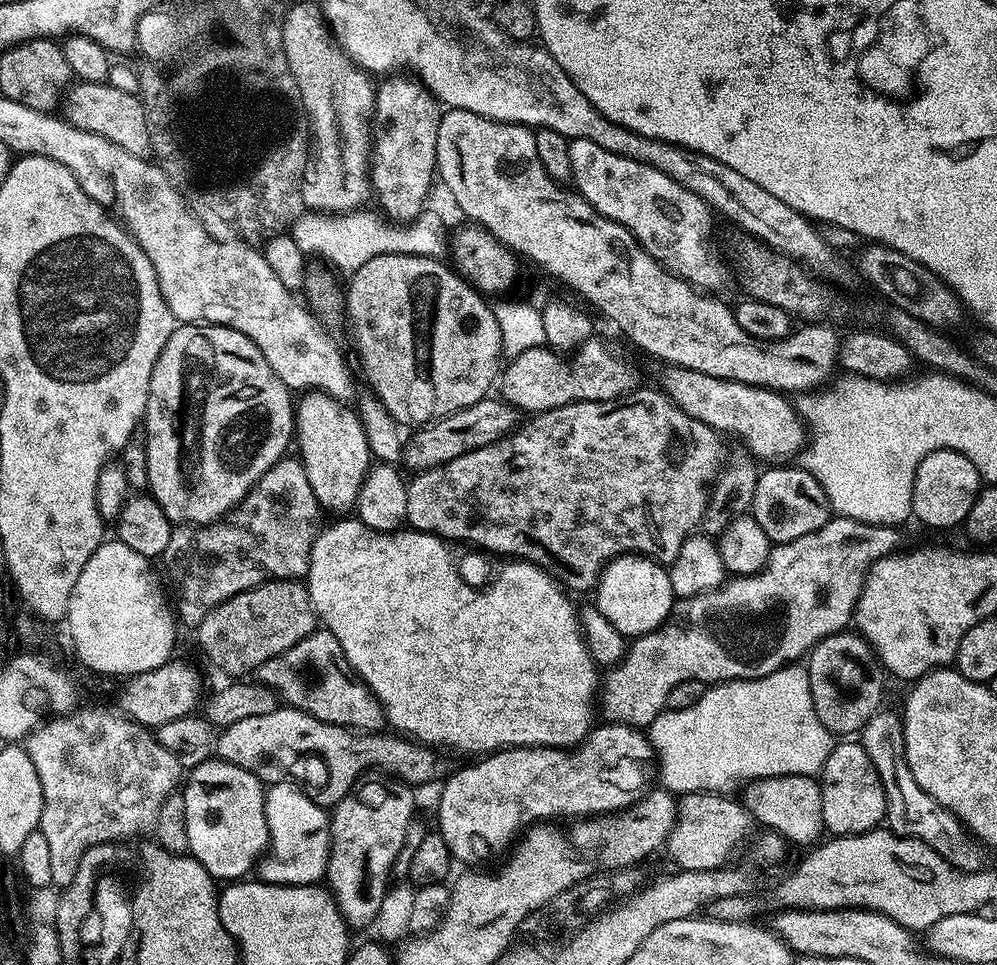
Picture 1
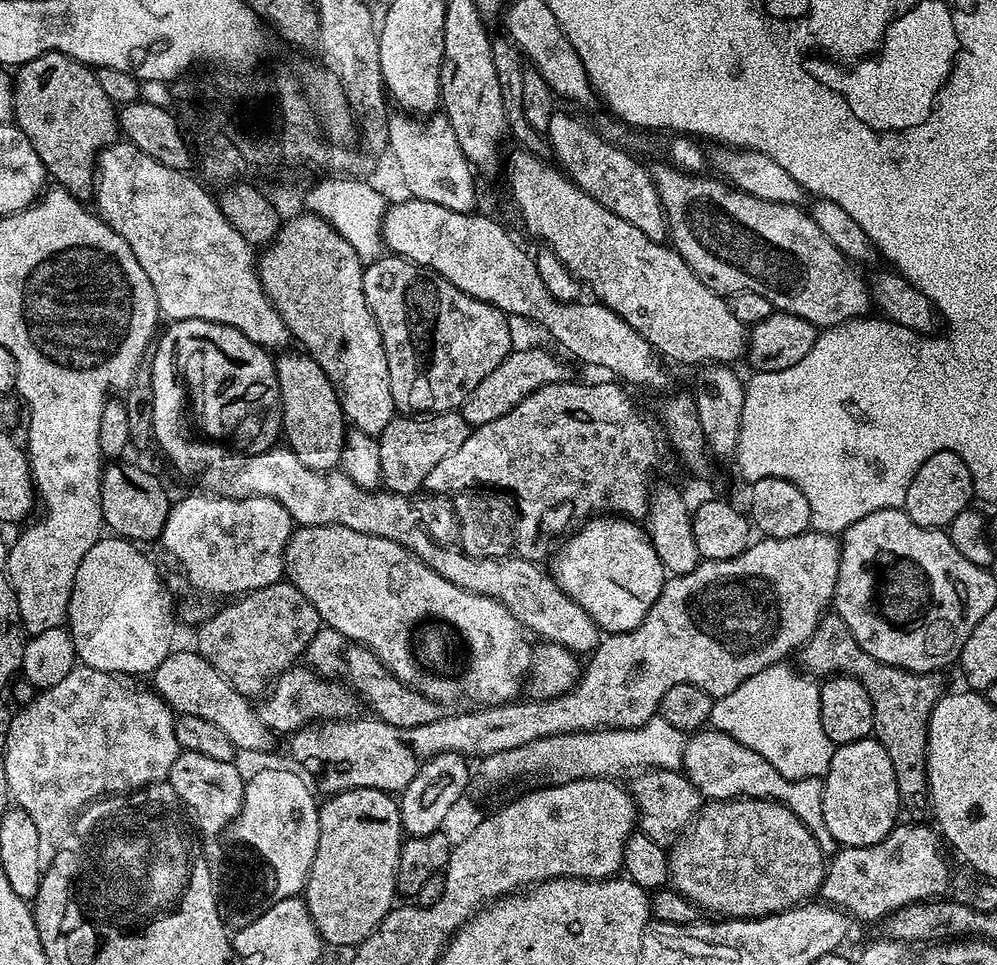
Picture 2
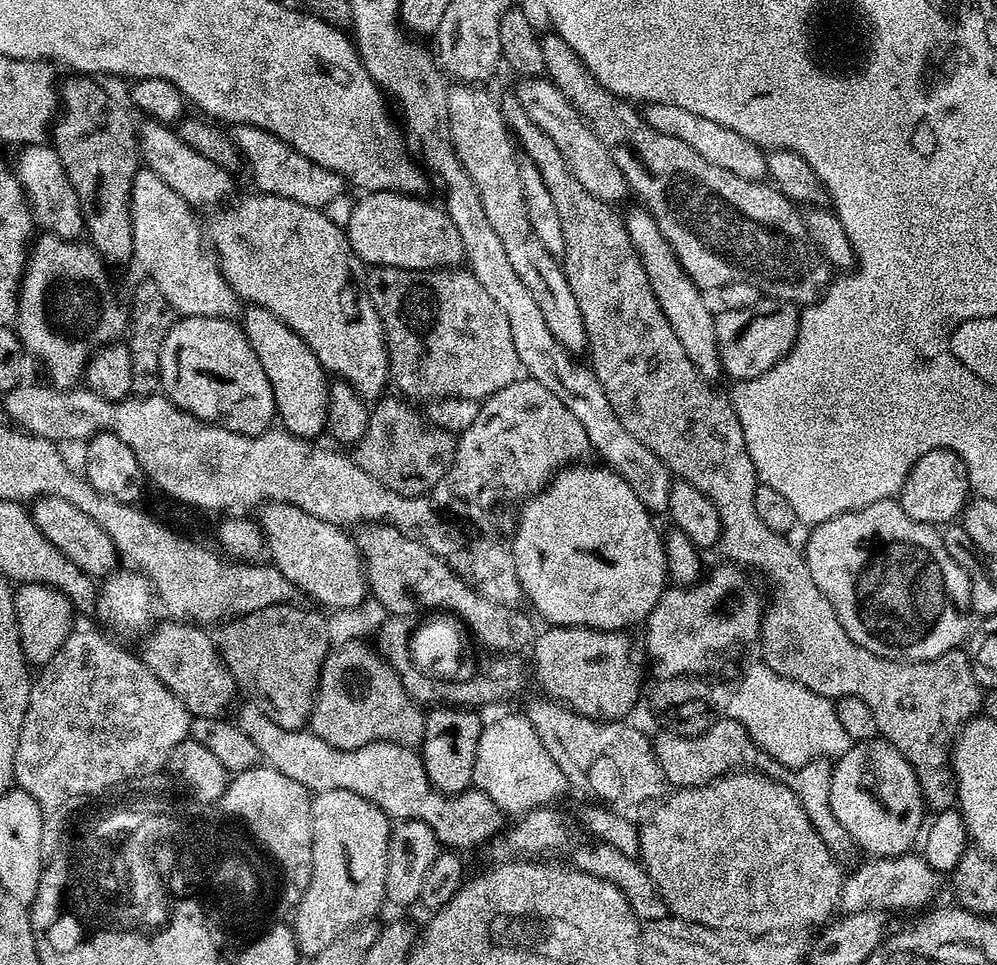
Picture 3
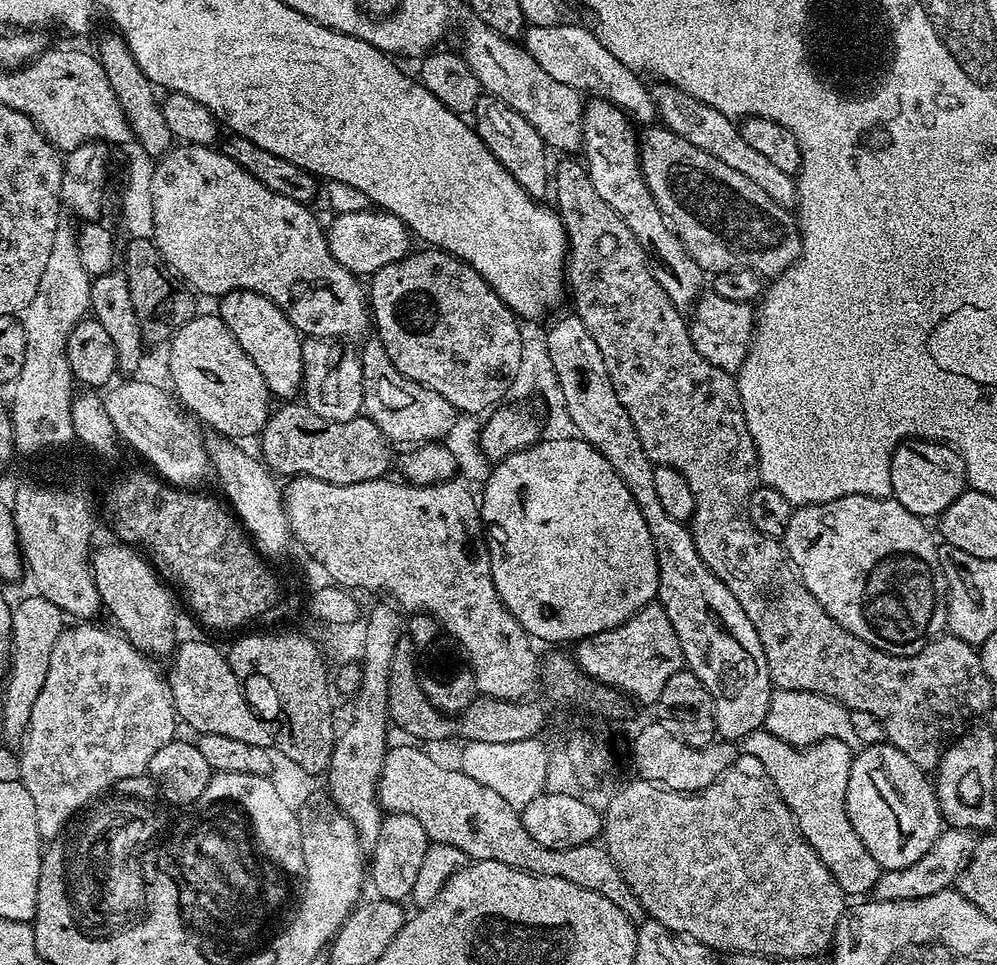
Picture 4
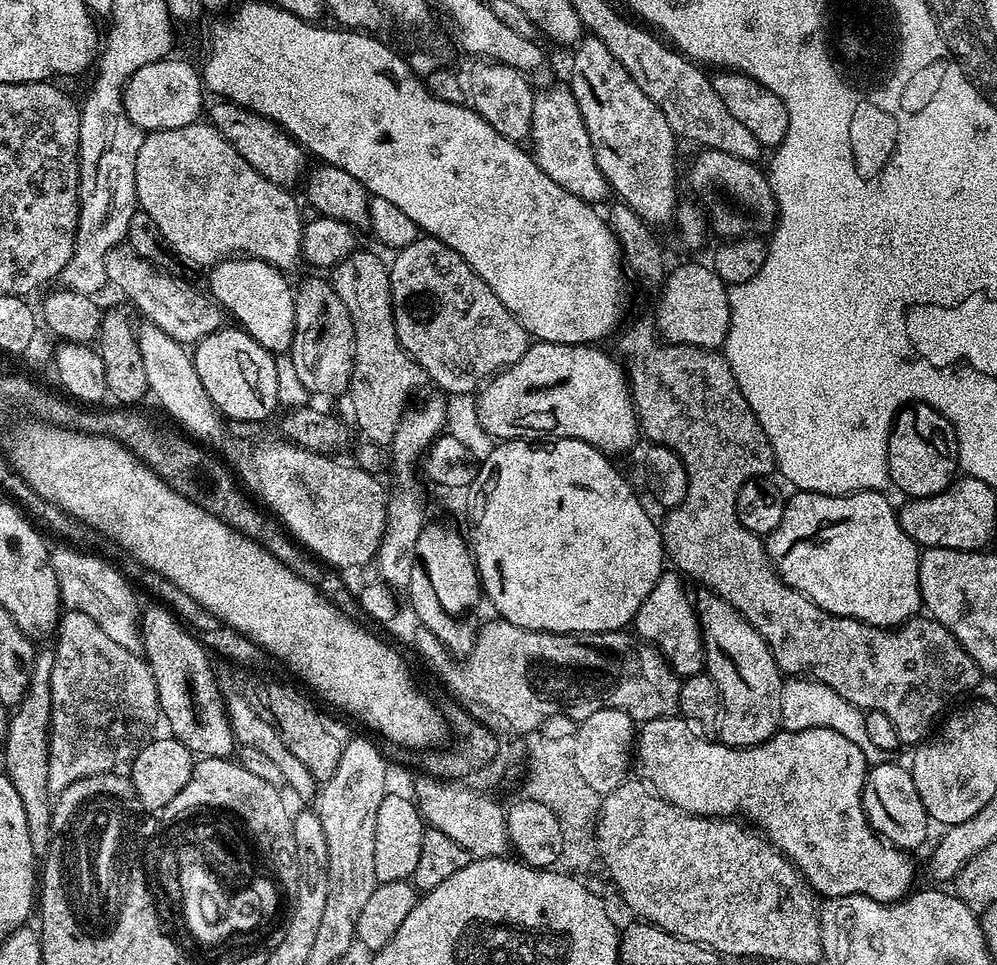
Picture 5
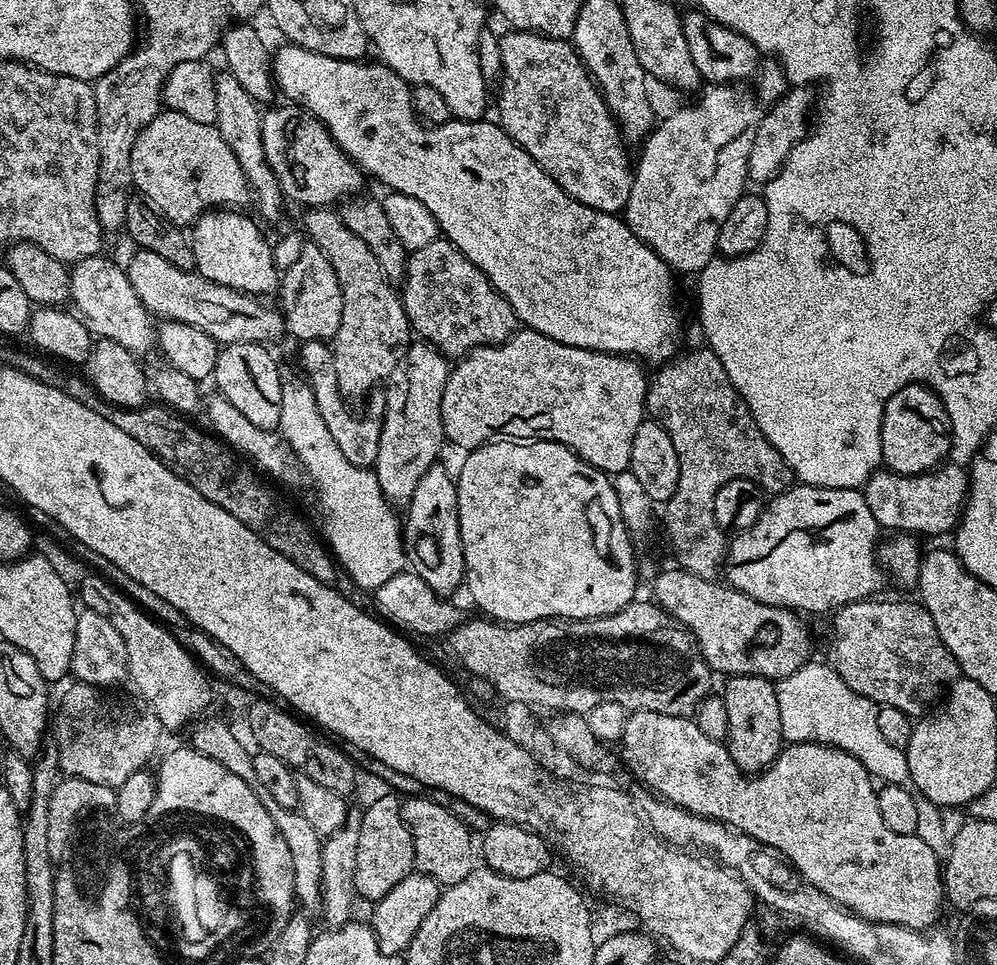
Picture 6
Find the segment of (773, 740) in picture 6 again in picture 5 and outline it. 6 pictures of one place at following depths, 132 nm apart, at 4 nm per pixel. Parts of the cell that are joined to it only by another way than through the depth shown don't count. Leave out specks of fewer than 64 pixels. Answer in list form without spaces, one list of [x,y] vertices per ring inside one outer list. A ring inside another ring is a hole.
[[[700,590],[700,593],[695,593],[694,603],[696,606],[696,617],[700,620],[700,634],[704,637],[704,667],[706,669],[707,676],[714,681],[714,683],[718,686],[718,694],[720,695],[720,722],[718,725],[718,740],[719,743],[729,744],[732,748],[753,748],[755,744],[761,744],[762,742],[766,742],[770,737],[775,736],[777,732],[781,731],[780,719],[782,718],[782,690],[784,689],[784,681],[785,677],[782,675],[780,671],[780,667],[774,662],[774,654],[768,648],[768,643],[764,641],[764,637],[758,634],[758,630],[751,624],[746,617],[740,615],[740,612],[734,606],[730,606],[727,602],[722,599],[720,596],[716,596],[713,592],[709,592],[707,590]]]

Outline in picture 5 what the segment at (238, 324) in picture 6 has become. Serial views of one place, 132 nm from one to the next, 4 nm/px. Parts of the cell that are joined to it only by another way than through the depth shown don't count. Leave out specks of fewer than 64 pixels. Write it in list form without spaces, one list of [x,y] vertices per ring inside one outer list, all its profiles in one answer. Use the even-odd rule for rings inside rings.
[[[128,243],[114,246],[106,254],[106,278],[111,287],[116,287],[138,311],[147,323],[158,326],[170,338],[185,346],[195,345],[197,340],[217,332],[225,323],[226,316],[219,304],[207,291],[199,292],[184,280],[172,276],[171,271],[161,270],[142,258]]]

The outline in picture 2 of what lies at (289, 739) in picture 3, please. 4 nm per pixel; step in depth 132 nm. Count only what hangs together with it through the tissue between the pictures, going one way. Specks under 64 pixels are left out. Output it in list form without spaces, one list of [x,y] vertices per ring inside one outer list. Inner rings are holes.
[[[172,650],[165,660],[151,673],[151,687],[170,705],[173,713],[194,718],[206,718],[214,722],[218,730],[223,730],[226,738],[234,742],[241,752],[264,752],[272,744],[274,733],[258,718],[256,709],[249,697],[243,696],[205,656],[195,650],[178,652]]]

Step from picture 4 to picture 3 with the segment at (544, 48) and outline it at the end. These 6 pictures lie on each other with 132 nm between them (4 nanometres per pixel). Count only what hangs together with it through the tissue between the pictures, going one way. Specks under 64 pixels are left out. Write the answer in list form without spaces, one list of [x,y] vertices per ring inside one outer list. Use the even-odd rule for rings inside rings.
[[[666,103],[644,104],[642,108],[644,121],[659,133],[676,137],[680,142],[690,146],[692,150],[701,154],[708,162],[719,165],[722,169],[730,170],[740,178],[761,181],[768,171],[767,155],[765,151],[737,131],[729,130],[710,118],[701,117],[683,109],[682,106]]]

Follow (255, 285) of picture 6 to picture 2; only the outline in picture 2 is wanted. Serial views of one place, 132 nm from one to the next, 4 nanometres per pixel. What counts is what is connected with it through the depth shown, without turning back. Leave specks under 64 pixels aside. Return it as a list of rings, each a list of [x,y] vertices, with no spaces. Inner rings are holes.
[[[281,351],[275,357],[283,439],[287,447],[298,454],[301,462],[310,466],[310,470],[326,472],[335,469],[340,463],[346,431],[344,411],[338,402],[338,394],[318,362],[314,362],[303,351],[288,351]]]

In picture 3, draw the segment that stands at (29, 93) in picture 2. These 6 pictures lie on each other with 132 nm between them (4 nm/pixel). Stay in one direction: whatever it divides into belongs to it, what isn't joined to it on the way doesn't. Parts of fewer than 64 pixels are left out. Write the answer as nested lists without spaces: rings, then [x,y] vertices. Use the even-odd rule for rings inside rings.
[[[68,74],[58,88],[59,108],[50,128],[50,143],[78,194],[87,239],[105,265],[133,259],[132,187],[141,167],[138,124],[102,85],[88,74]]]

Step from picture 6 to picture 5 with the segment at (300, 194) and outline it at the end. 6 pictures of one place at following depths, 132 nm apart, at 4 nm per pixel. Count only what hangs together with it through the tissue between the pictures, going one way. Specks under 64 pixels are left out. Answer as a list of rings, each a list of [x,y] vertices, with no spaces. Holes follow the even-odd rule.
[[[216,98],[213,101],[206,108],[207,123],[213,124],[218,134],[222,134],[222,138],[226,138],[226,142],[230,142],[230,146],[234,146],[234,150],[238,150],[238,154],[242,154],[242,158],[246,158],[246,162],[250,162],[250,166],[258,170],[258,174],[279,184],[281,188],[291,189],[292,184],[301,183],[306,172],[306,152],[288,133],[281,132],[273,120],[249,112],[230,100]]]

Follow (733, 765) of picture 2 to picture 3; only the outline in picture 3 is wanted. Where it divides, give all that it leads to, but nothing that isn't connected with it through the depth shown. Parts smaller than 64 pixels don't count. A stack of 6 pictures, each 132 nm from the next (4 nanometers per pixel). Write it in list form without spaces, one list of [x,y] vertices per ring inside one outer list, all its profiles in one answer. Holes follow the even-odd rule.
[[[731,718],[713,720],[708,729],[697,736],[679,736],[671,730],[663,731],[654,736],[654,747],[658,766],[662,766],[662,774],[669,785],[676,788],[697,788],[703,784],[709,784],[712,780],[725,775],[724,760],[741,760],[744,763],[741,765],[751,766],[755,771],[786,784],[794,792],[802,810],[806,810],[806,818],[810,818],[814,830],[818,830],[818,837],[826,842],[826,850],[830,850],[837,864],[847,866],[847,864],[857,863],[856,843],[850,838],[850,834],[846,834],[838,818],[834,818],[834,810],[830,810],[833,765],[831,759],[821,758],[812,760],[800,768],[788,768],[785,764],[777,762],[770,754],[762,751],[750,738],[746,726],[742,726],[742,722]]]

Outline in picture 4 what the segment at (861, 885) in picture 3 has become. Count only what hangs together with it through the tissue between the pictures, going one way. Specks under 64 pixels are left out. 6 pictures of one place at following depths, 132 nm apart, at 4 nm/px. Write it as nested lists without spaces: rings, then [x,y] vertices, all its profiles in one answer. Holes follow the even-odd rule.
[[[945,827],[934,846],[914,866],[905,868],[889,868],[881,871],[874,889],[875,899],[902,902],[914,898],[930,898],[930,894],[949,891],[960,876],[960,871],[967,866],[972,852],[976,848],[976,840],[971,831]]]

